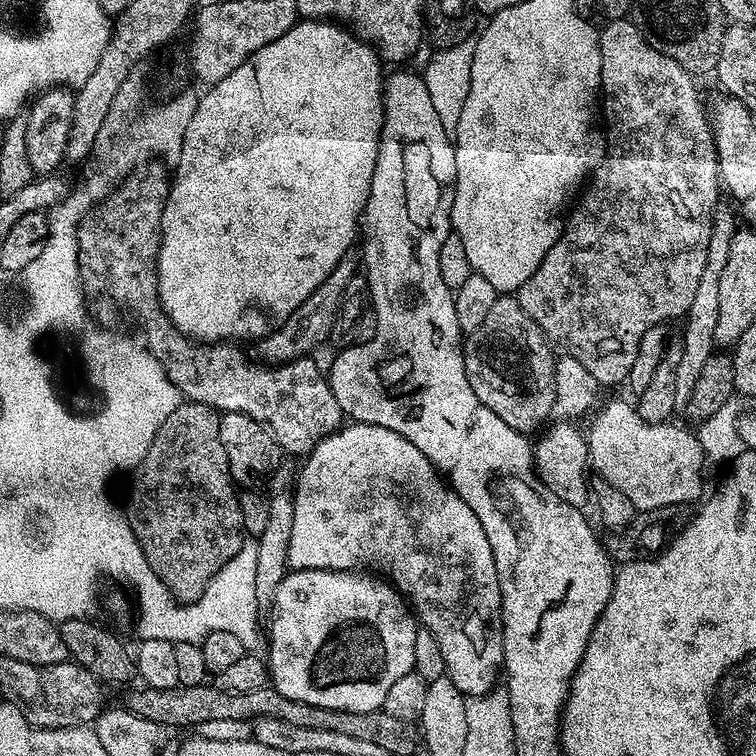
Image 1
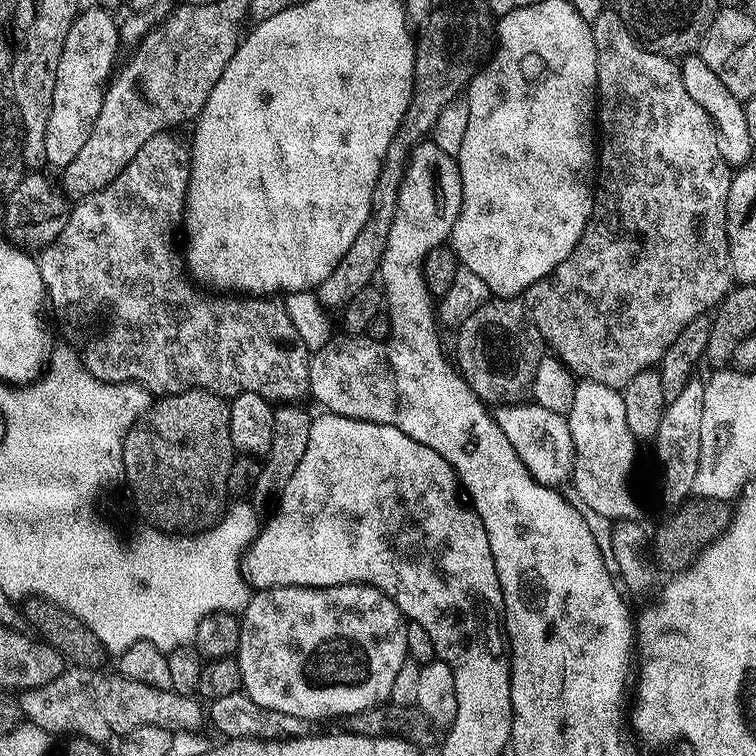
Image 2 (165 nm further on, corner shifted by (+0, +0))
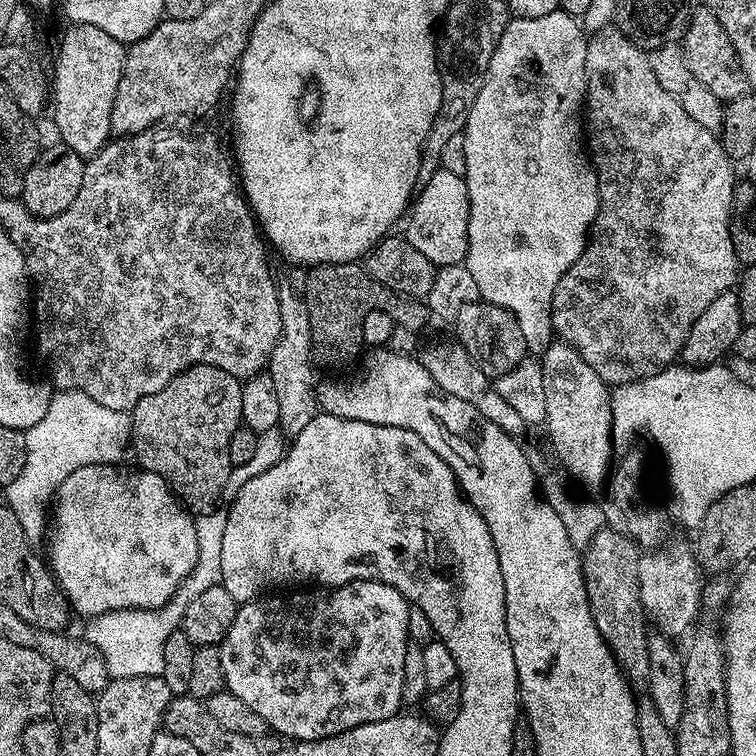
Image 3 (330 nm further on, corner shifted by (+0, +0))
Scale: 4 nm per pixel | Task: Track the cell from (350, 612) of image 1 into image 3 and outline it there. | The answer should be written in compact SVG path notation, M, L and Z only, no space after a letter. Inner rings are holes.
M360 580L352 587L344 588L344 591L335 595L319 595L314 598L289 600L284 594L278 596L265 595L241 604L236 609L234 626L226 634L224 641L218 646L222 658L222 674L224 675L224 687L227 691L238 694L254 714L266 718L269 729L277 737L292 736L293 741L303 742L306 740L321 740L327 736L337 736L354 726L362 726L370 722L385 720L397 715L401 711L404 699L402 698L402 674L406 666L406 650L410 643L408 638L408 609L410 607L404 595L394 586L383 584L377 580Z

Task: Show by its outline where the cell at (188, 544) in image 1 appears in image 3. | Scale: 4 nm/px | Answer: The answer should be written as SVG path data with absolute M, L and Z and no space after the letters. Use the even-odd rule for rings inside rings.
M191 364L186 370L182 370L177 376L172 376L170 382L166 382L166 386L162 386L162 390L158 390L158 394L146 394L137 402L132 409L130 415L132 417L132 435L130 437L131 451L136 451L136 460L141 469L146 472L158 474L165 480L176 494L176 499L193 514L203 514L213 511L217 507L216 504L223 494L224 488L229 487L228 479L232 473L233 465L230 456L230 440L234 437L234 432L241 427L242 421L242 390L243 383L234 374L226 374L226 370L218 370L218 366L206 366L205 364Z

